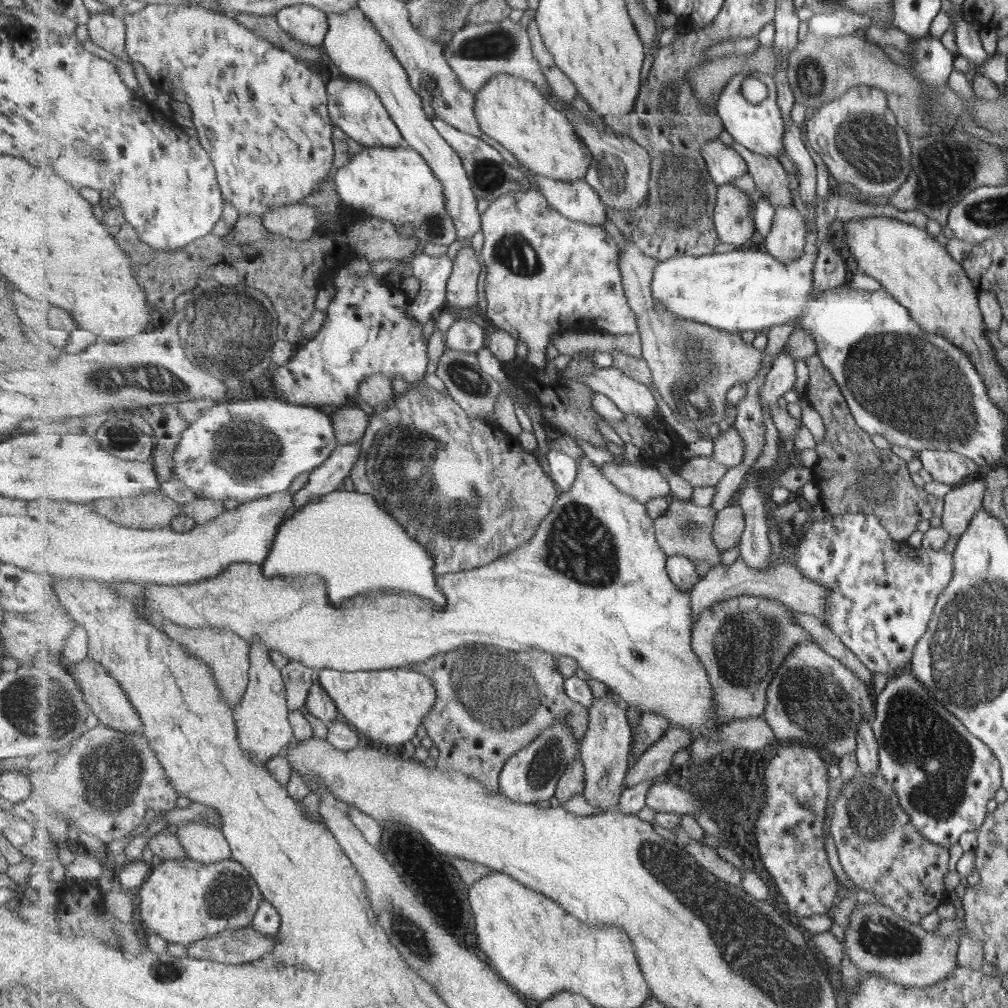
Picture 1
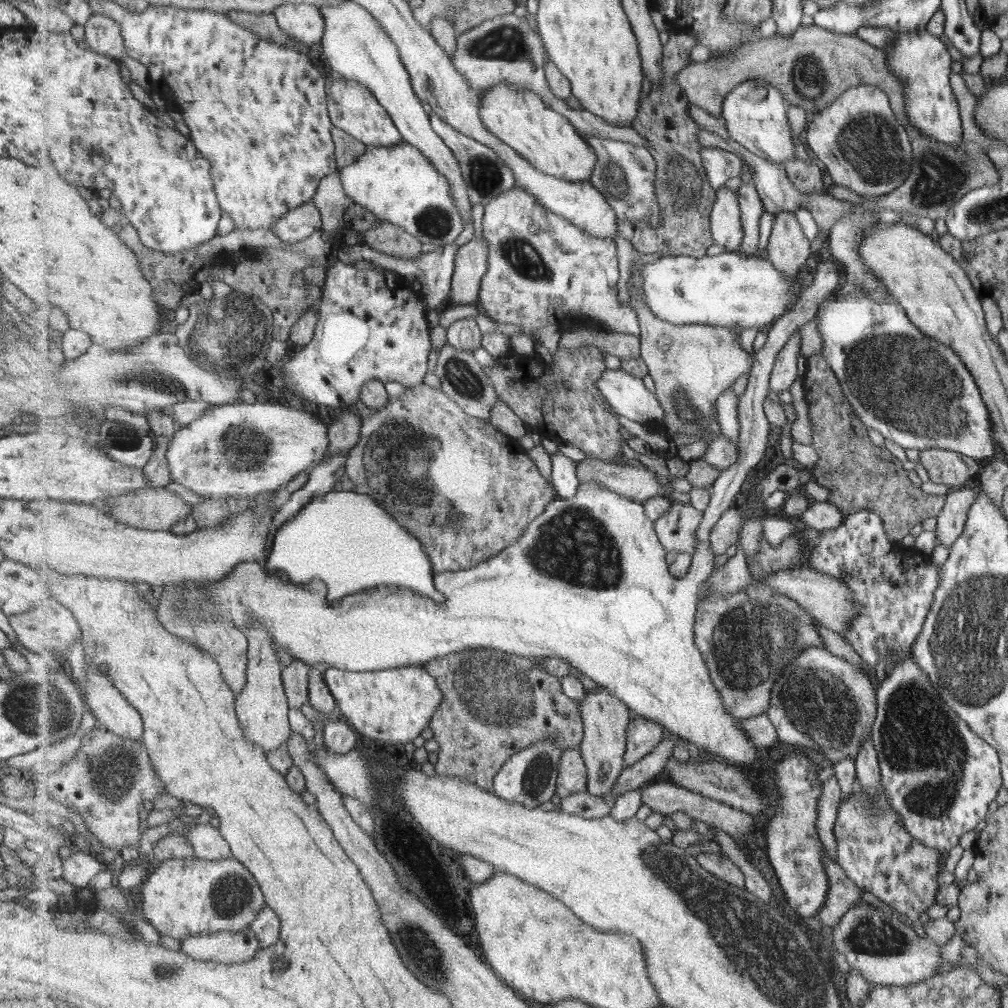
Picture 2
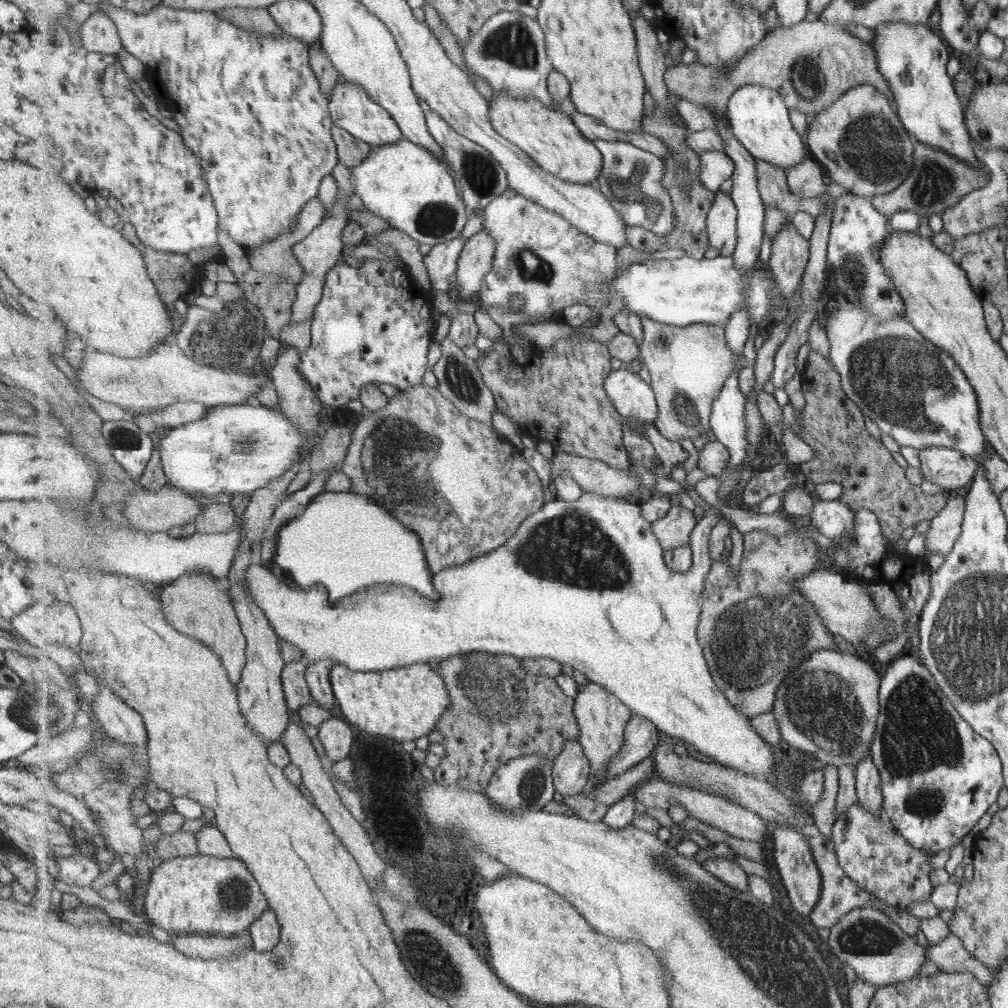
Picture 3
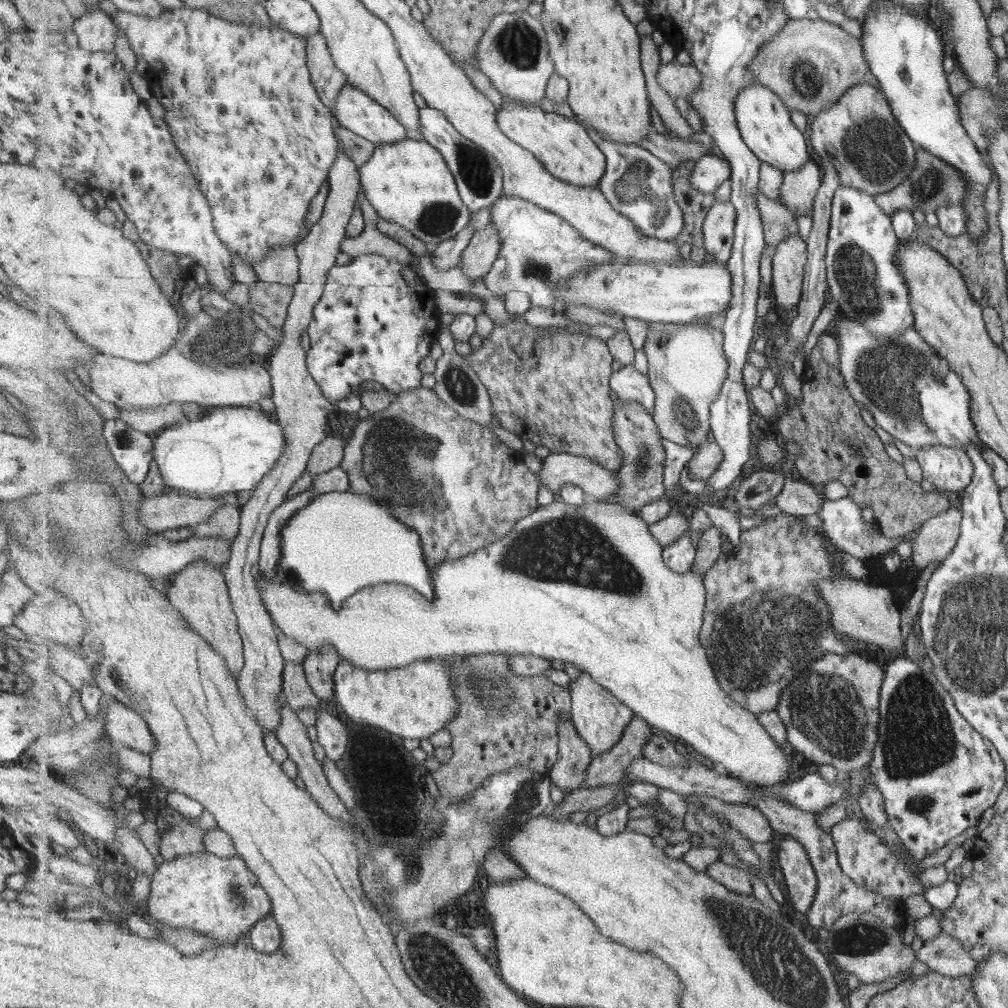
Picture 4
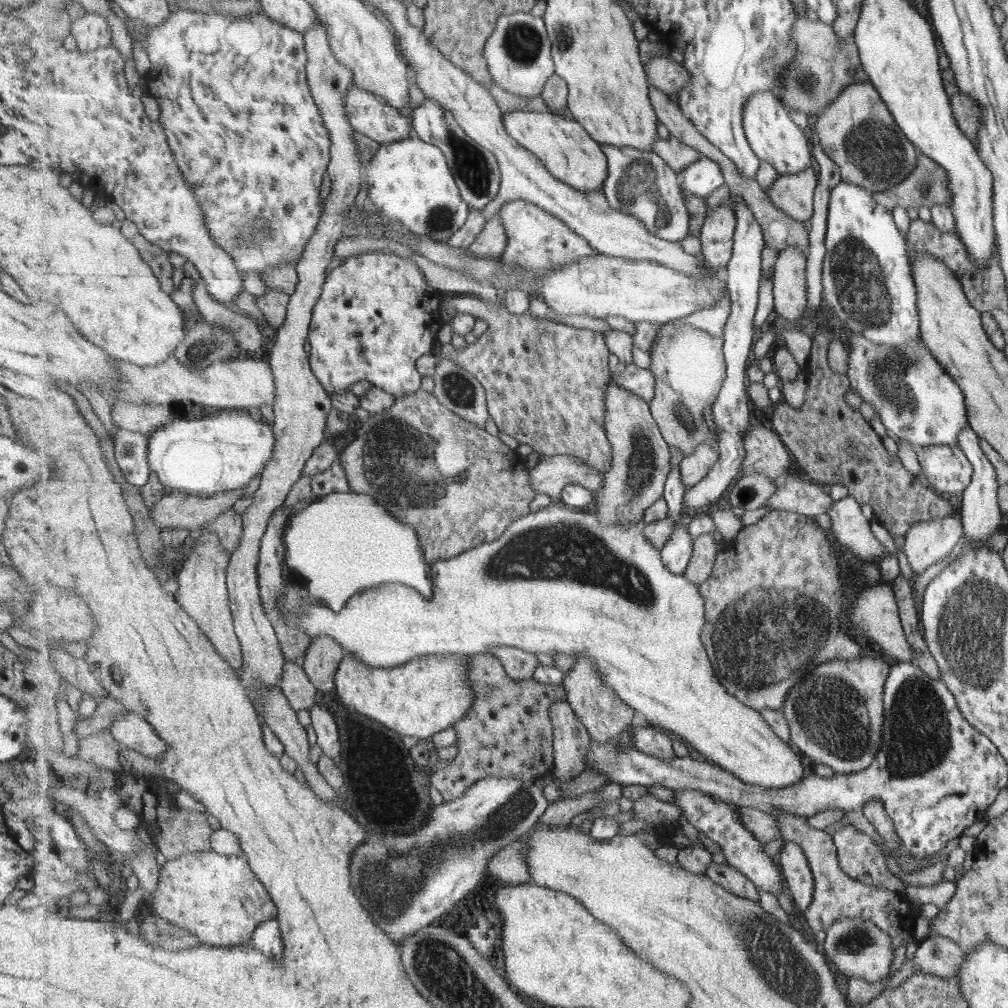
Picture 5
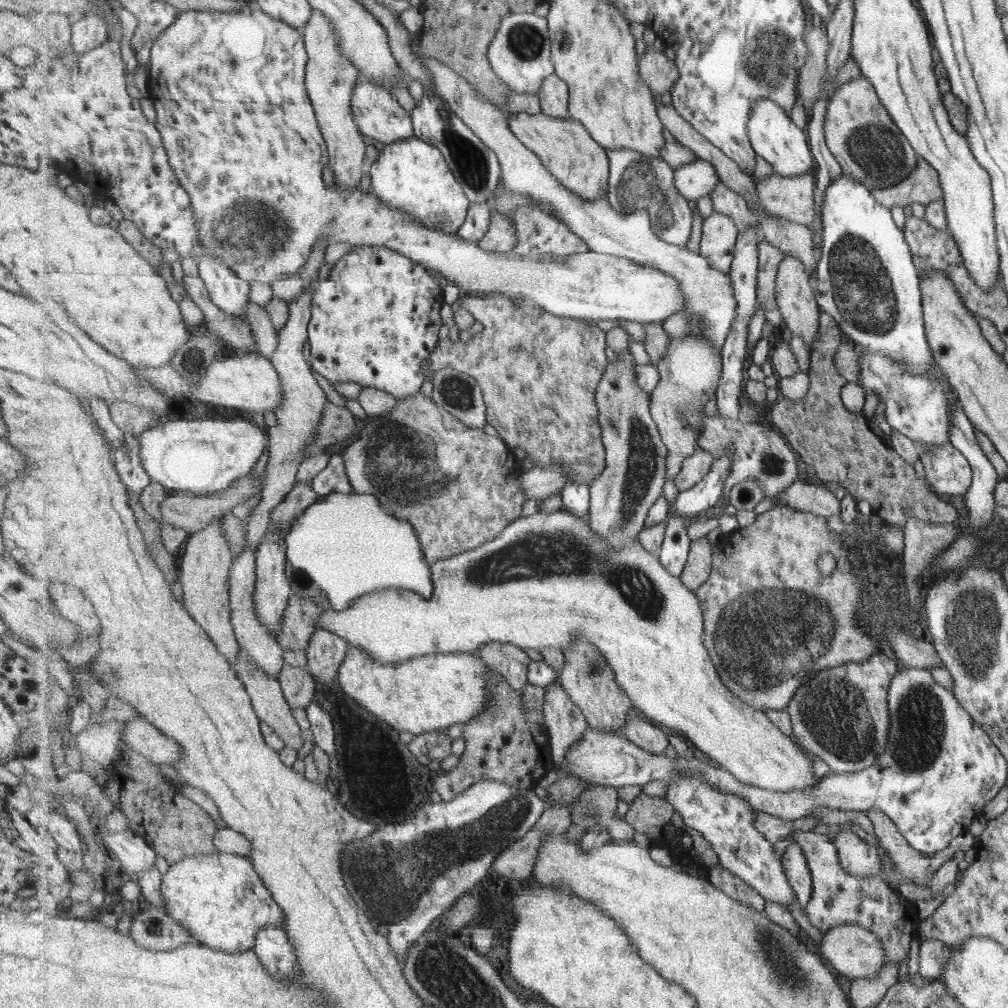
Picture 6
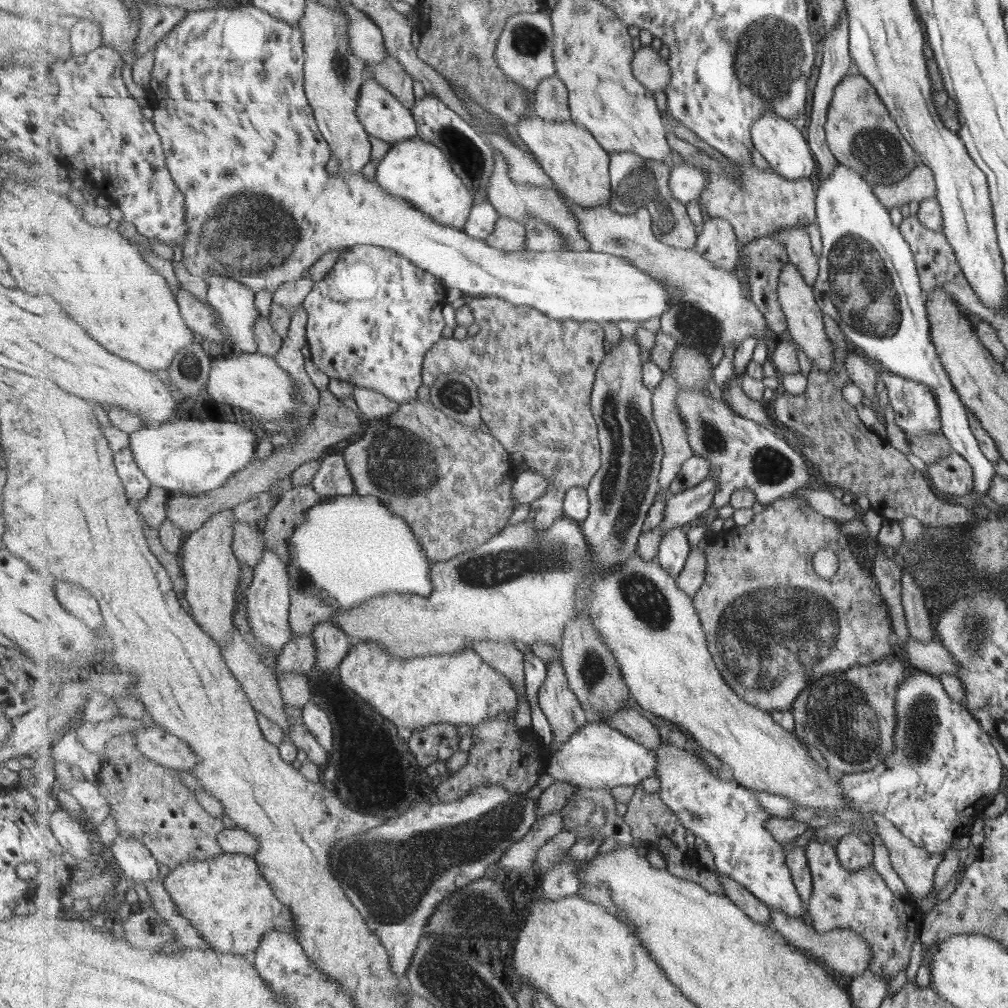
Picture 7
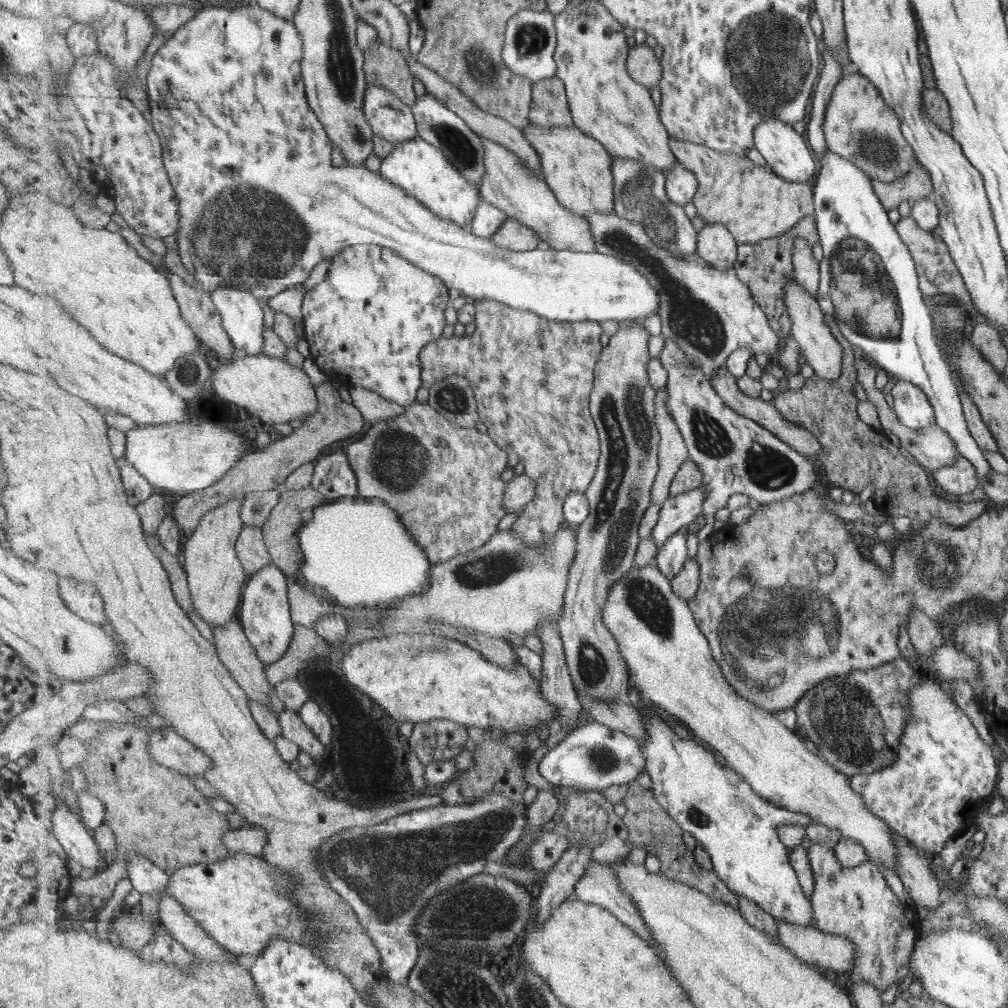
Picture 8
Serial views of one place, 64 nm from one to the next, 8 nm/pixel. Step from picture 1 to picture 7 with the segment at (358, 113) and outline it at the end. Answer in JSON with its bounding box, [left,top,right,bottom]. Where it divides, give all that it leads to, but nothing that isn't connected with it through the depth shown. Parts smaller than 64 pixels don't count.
[358,80,418,144]

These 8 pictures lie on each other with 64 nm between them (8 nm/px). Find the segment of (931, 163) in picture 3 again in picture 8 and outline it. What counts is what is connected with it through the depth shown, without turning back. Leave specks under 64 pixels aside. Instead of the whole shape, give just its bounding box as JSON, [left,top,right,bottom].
[872,166,933,210]

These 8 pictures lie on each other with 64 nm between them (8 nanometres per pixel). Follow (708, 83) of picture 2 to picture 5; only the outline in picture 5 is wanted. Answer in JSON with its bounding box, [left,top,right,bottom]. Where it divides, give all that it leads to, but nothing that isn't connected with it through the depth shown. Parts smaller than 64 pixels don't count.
[645,14,871,118]

